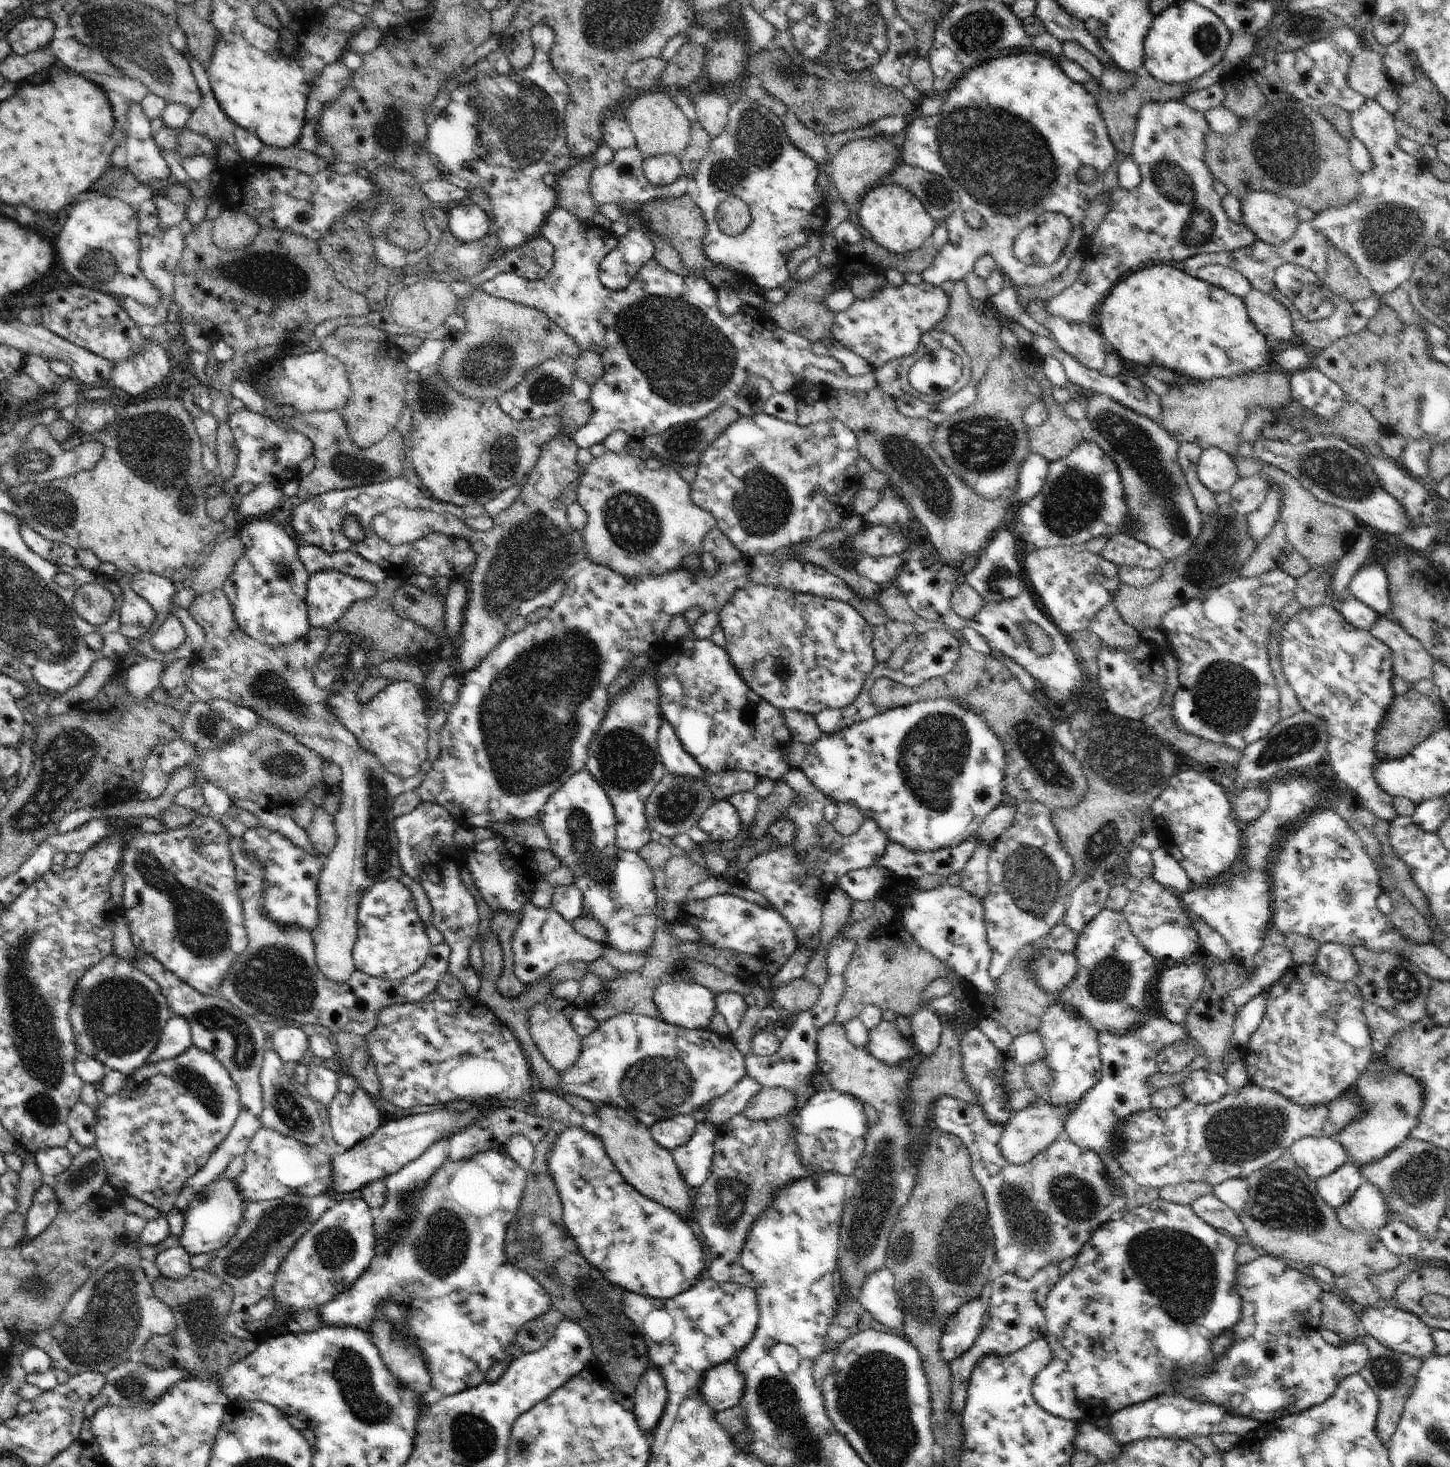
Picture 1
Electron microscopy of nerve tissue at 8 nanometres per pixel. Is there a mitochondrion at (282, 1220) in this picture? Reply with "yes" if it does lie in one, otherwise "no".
yes

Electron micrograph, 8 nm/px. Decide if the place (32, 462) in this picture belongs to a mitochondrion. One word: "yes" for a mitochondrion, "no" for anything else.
yes

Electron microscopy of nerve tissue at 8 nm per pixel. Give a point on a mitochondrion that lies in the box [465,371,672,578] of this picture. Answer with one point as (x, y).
(631, 522)

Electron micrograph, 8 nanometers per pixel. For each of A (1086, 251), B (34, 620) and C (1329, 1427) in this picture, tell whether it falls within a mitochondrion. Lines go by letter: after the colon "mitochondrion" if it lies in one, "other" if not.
A: other
B: mitochondrion
C: mitochondrion

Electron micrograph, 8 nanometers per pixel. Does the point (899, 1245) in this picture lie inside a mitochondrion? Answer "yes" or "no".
yes

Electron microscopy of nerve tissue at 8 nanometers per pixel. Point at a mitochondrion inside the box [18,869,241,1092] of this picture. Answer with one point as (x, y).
(120, 1015)

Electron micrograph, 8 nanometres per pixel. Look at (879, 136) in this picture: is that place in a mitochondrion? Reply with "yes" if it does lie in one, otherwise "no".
no

